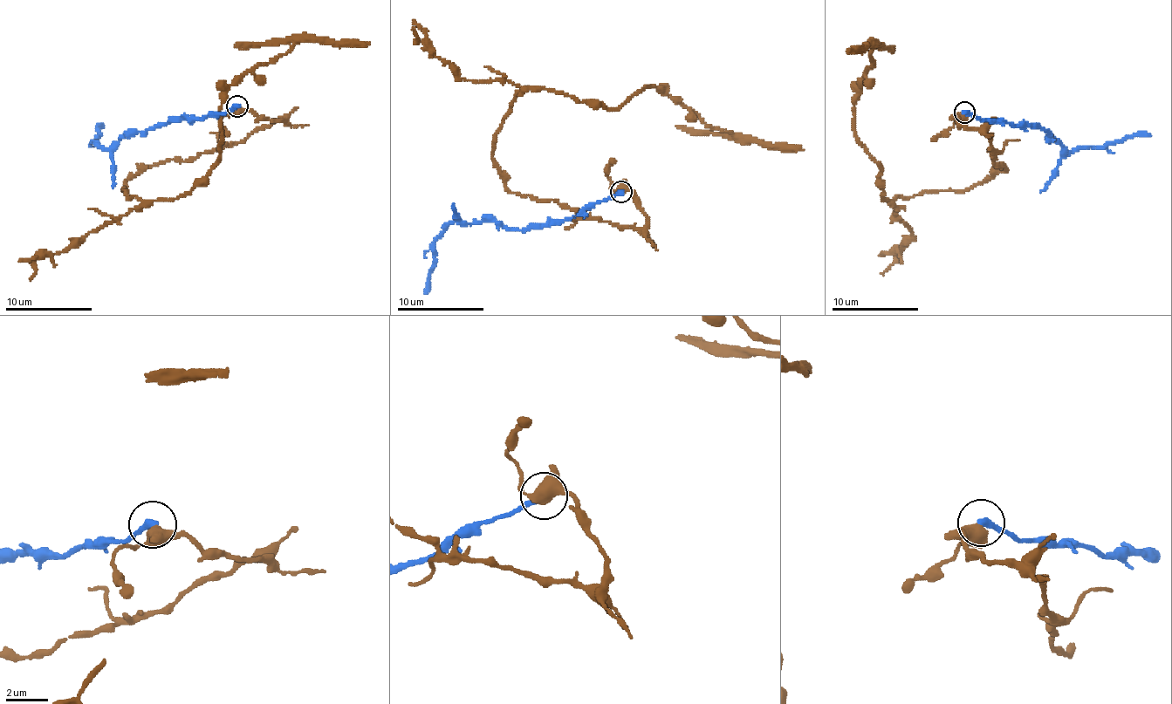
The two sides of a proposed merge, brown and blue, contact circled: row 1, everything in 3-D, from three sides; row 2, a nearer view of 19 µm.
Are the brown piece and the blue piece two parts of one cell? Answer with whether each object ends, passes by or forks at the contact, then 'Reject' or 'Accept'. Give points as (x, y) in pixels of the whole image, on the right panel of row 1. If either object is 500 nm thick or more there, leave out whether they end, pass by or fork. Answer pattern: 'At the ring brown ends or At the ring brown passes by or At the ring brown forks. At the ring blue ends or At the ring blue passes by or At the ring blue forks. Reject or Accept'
Accept

